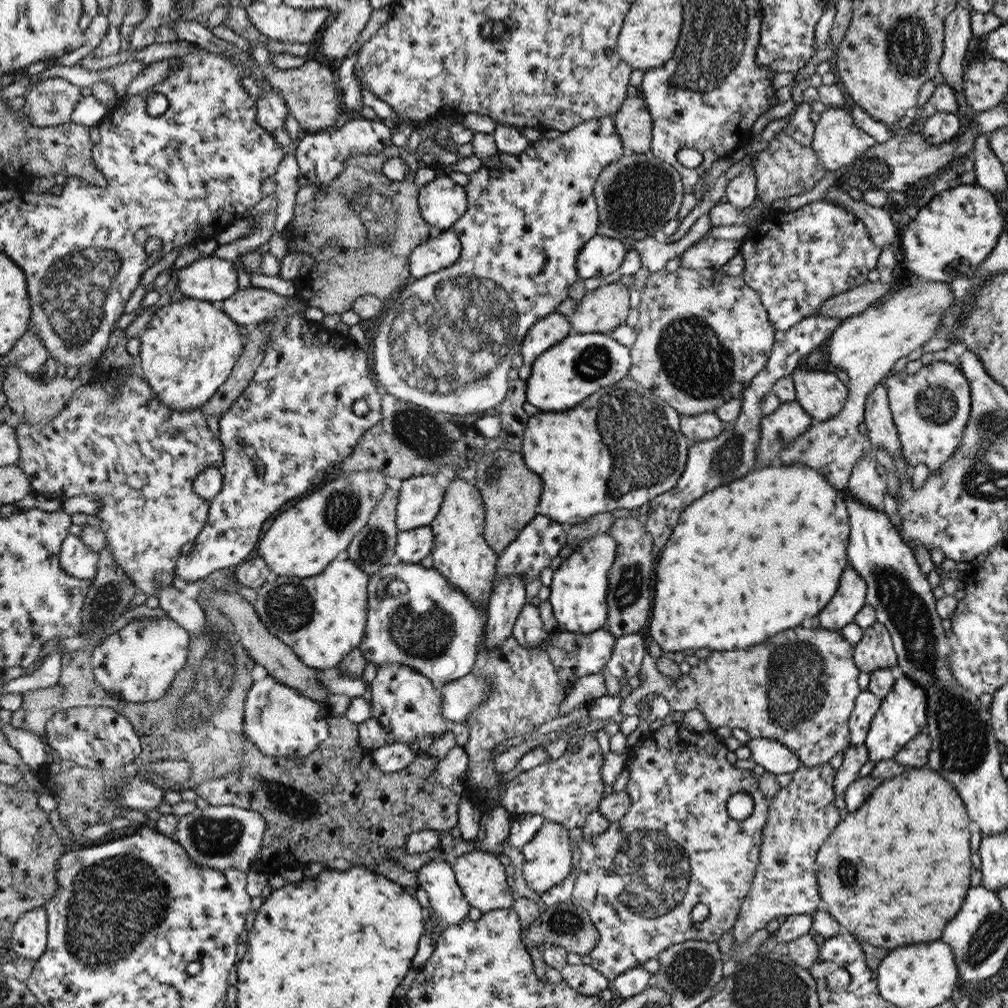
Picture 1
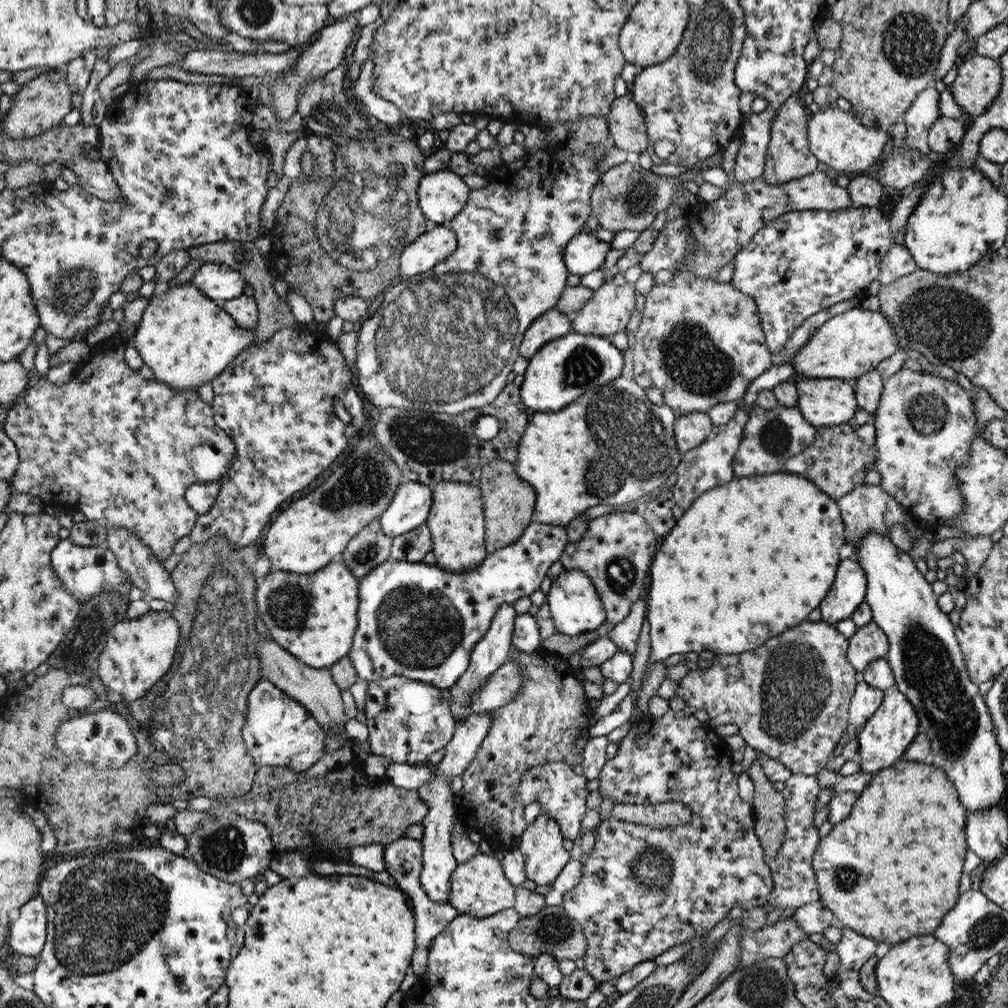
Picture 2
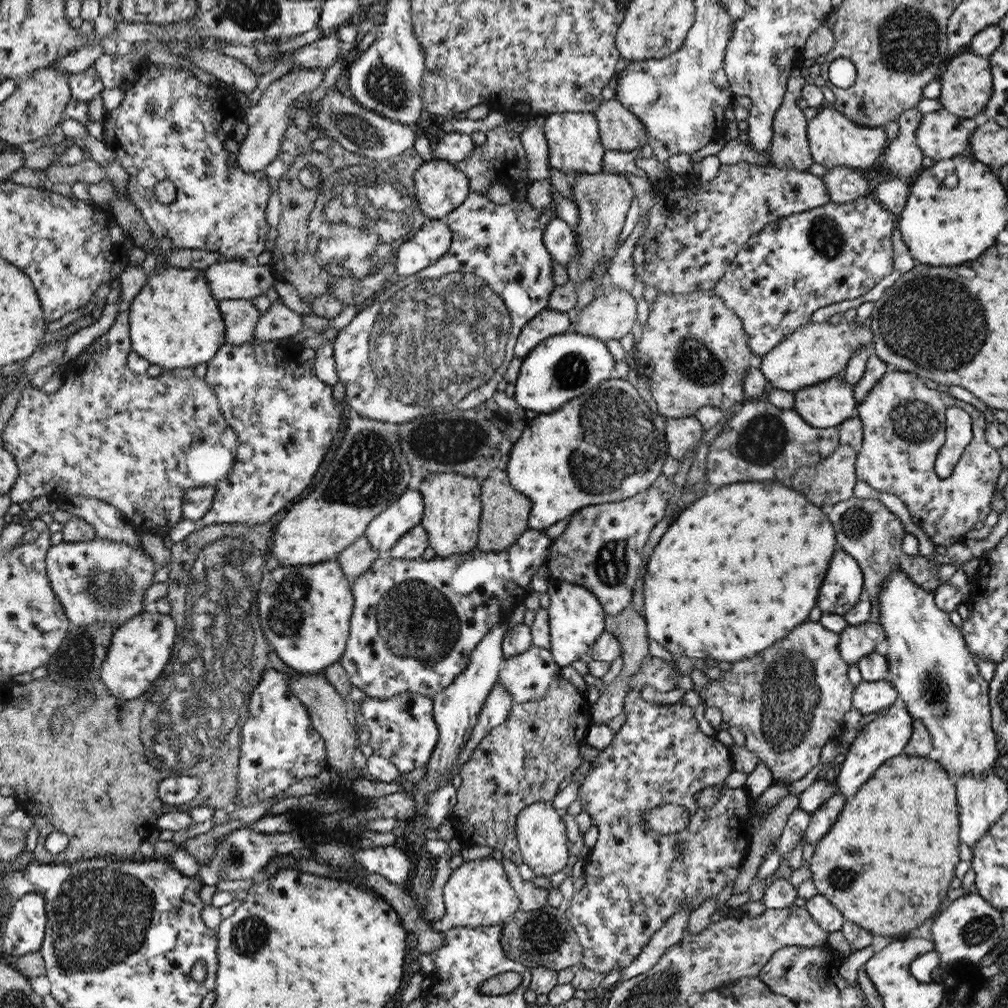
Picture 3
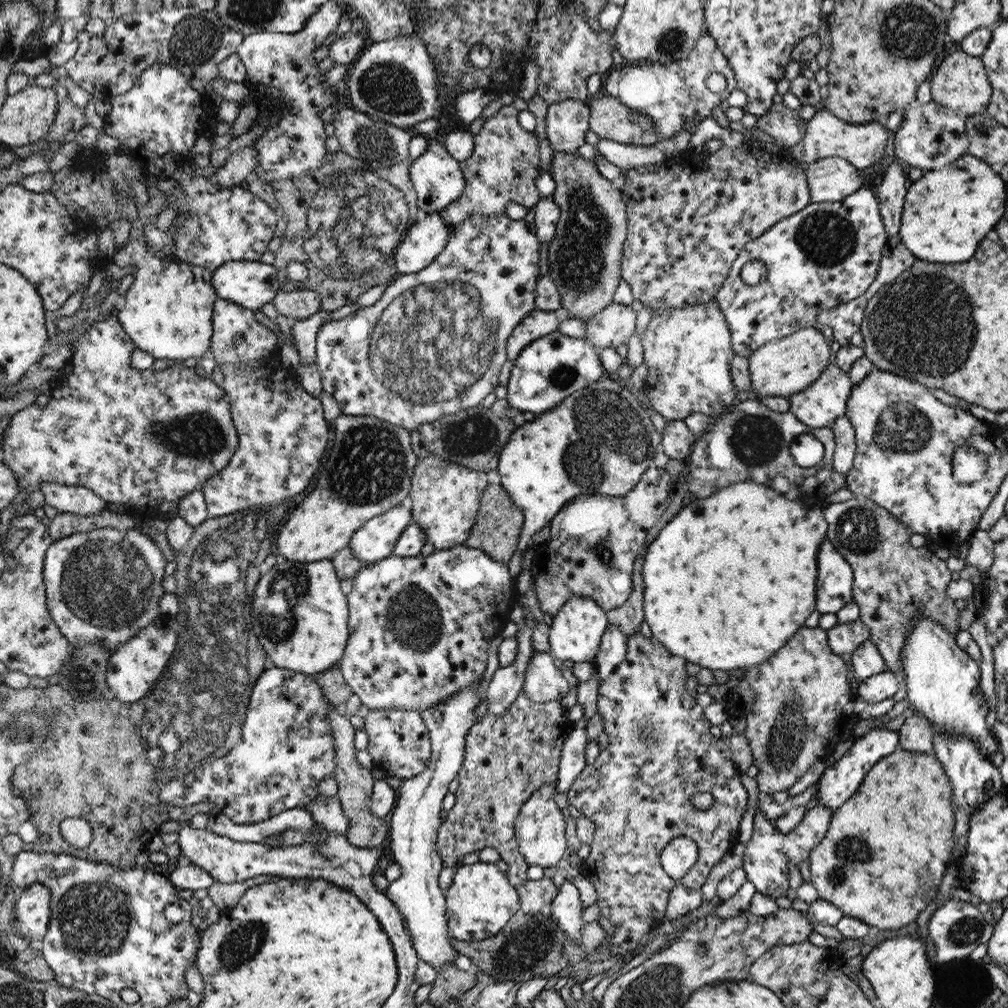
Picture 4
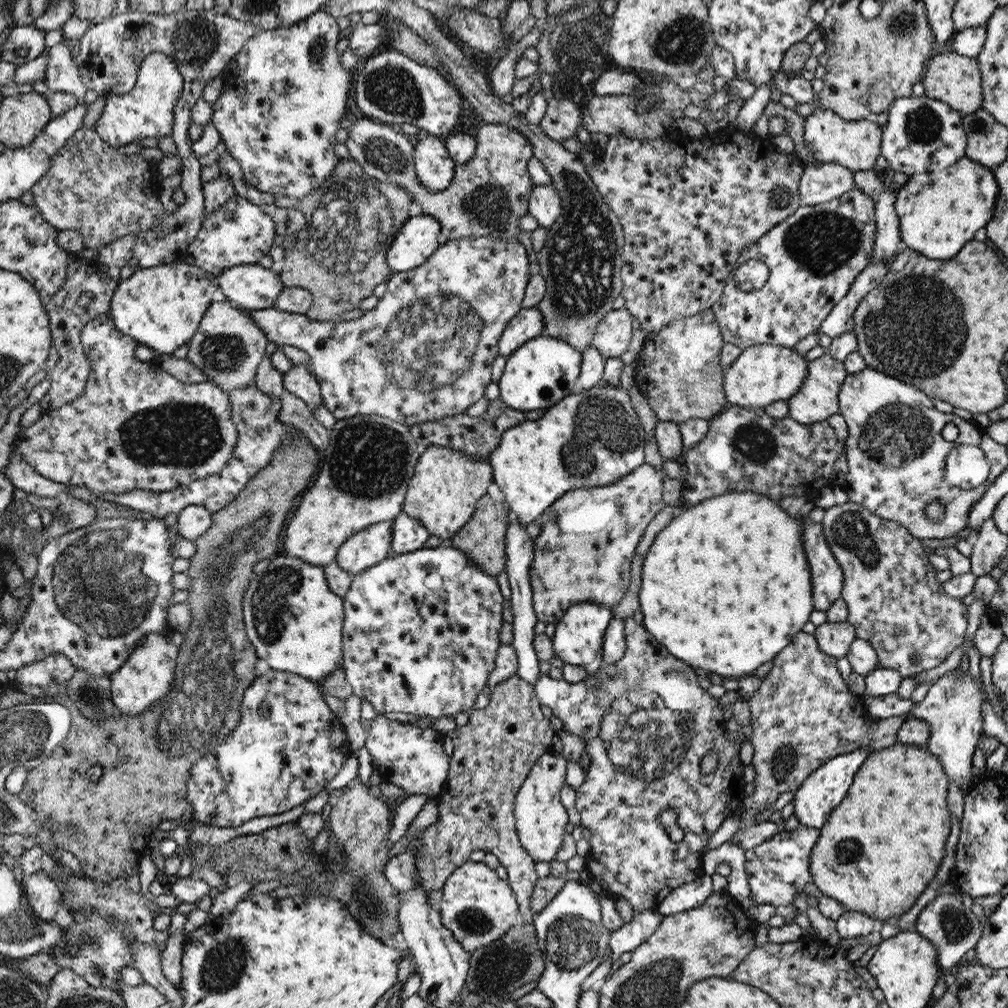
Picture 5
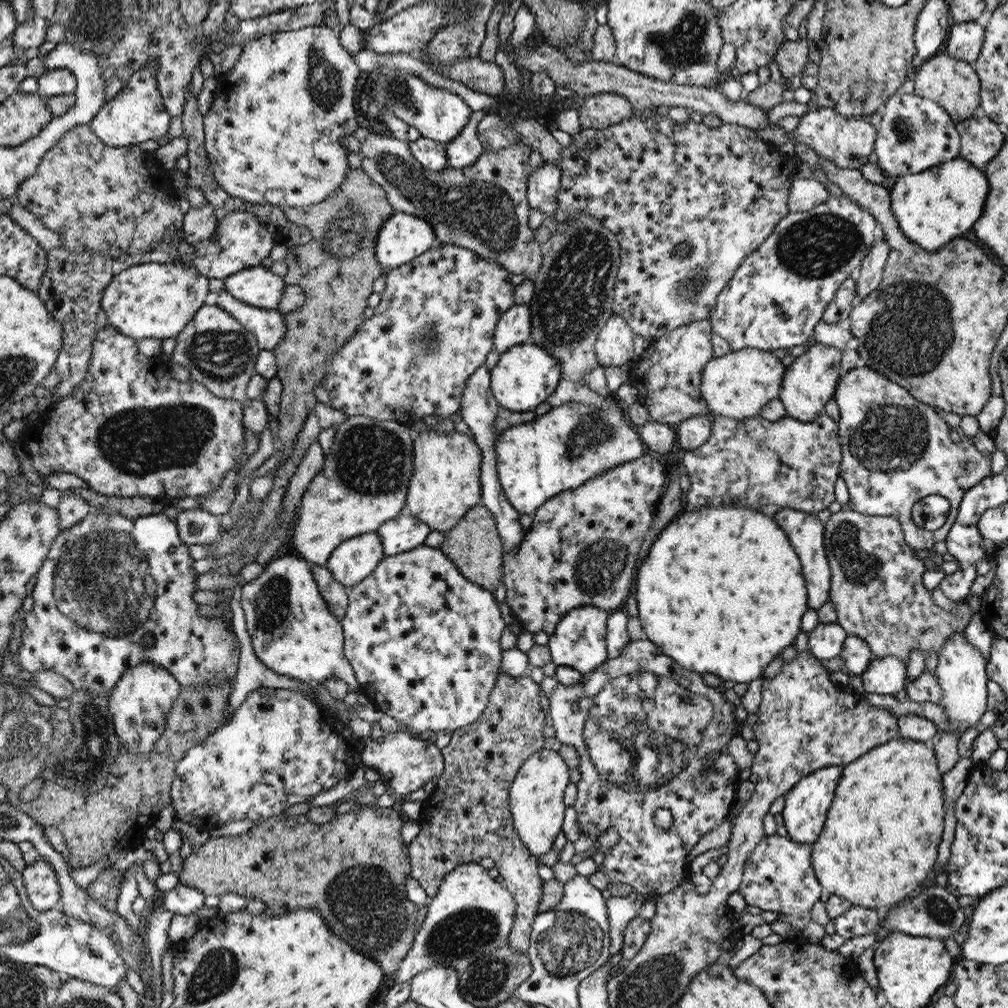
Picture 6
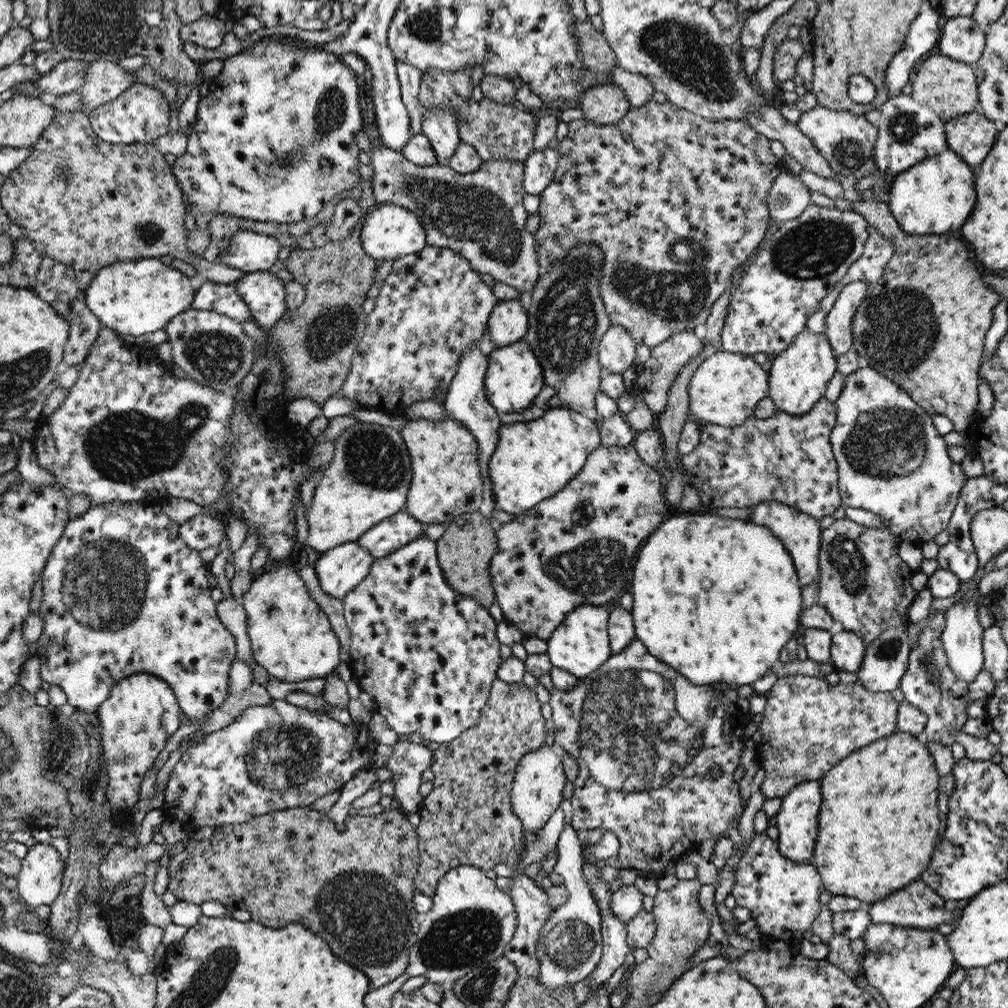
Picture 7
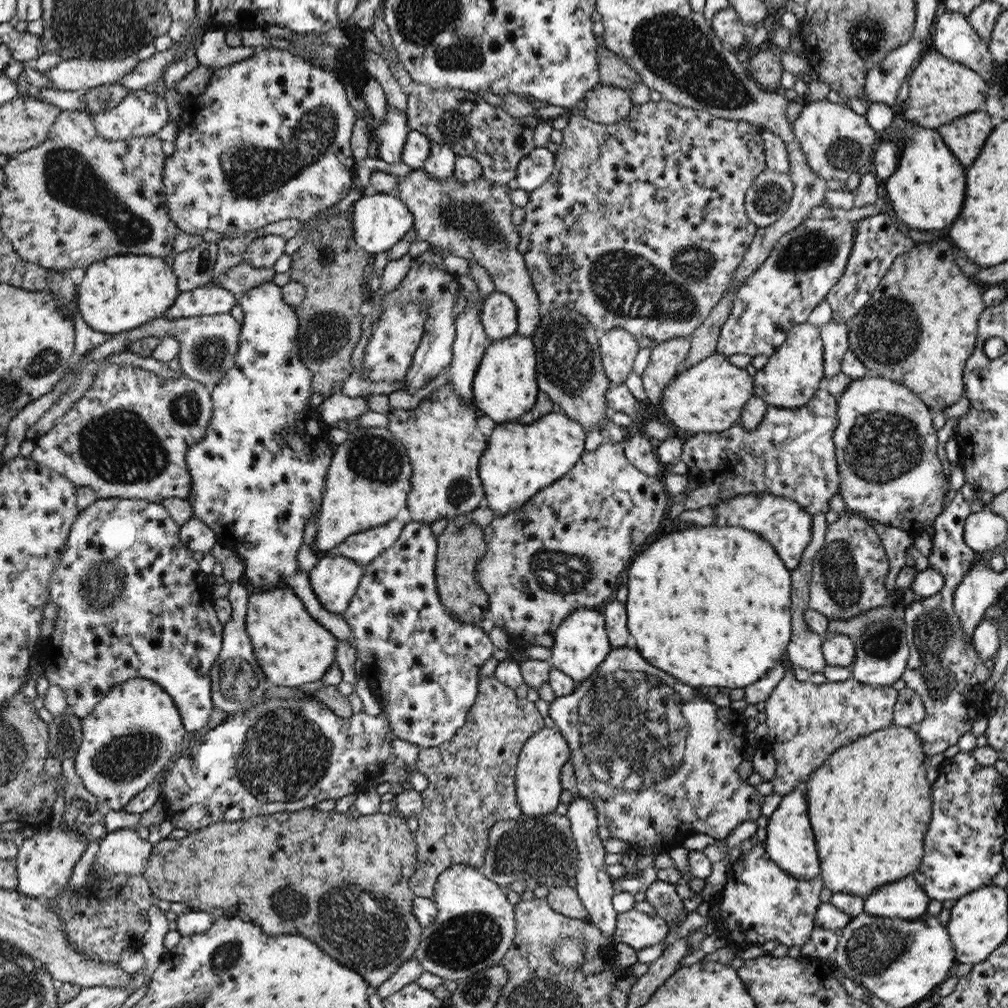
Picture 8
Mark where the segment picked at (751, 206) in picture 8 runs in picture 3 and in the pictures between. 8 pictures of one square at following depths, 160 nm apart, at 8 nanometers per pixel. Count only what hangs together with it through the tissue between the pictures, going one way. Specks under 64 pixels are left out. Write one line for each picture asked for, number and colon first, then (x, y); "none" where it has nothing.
3: (843, 184)
4: (829, 180)
5: (822, 183)
6: (805, 194)
7: (788, 197)

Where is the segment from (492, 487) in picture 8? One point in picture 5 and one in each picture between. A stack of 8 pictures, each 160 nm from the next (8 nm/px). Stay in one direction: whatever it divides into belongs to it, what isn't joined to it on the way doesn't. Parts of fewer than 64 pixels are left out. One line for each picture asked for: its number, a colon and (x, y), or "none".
5: (592, 438)
6: (571, 444)
7: (533, 460)

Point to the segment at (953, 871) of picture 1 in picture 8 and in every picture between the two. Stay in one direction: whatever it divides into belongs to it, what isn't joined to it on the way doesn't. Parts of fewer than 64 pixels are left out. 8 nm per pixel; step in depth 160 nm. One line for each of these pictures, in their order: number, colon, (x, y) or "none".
2: (869, 867)
3: (887, 862)
4: (902, 814)
5: (894, 821)
6: (883, 830)
7: (878, 824)
8: (881, 778)

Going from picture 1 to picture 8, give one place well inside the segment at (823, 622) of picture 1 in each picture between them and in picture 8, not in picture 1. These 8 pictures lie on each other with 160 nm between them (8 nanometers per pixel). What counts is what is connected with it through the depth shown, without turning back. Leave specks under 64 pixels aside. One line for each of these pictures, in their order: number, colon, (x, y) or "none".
2: (849, 589)
3: (844, 581)
4: (834, 588)
5: (826, 570)
6: (806, 531)
7: (801, 533)
8: (787, 525)

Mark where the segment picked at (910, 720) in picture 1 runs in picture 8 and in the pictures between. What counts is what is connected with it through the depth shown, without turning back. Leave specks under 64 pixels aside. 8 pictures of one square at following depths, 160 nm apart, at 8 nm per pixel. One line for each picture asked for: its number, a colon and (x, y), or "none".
2: (883, 740)
3: (882, 739)
4: (841, 780)
5: (823, 791)
6: (805, 811)
7: (797, 821)
8: (790, 841)

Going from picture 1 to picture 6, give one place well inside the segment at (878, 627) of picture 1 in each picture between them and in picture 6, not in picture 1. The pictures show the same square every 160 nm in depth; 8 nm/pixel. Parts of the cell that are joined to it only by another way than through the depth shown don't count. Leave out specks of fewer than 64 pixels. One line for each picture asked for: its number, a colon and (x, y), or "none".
2: (869, 643)
3: (858, 641)
4: (844, 638)
5: (835, 639)
6: (826, 641)

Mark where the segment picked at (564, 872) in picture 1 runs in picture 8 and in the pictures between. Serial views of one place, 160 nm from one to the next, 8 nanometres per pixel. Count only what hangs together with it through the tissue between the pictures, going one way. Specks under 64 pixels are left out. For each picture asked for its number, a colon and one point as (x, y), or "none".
2: (542, 845)
3: (541, 836)
4: (539, 828)
5: (540, 818)
6: (536, 798)
7: (537, 792)
8: (537, 778)

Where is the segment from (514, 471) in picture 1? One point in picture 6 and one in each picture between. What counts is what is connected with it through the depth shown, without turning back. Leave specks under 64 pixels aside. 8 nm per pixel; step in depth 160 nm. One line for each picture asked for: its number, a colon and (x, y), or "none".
2: (511, 503)
3: (505, 509)
4: (497, 528)
5: (482, 538)
6: (473, 544)

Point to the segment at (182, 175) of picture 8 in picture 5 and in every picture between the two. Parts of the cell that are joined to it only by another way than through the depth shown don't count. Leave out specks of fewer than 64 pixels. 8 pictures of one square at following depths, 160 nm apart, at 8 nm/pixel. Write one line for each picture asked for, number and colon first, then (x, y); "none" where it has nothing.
5: (278, 115)
6: (273, 135)
7: (274, 140)

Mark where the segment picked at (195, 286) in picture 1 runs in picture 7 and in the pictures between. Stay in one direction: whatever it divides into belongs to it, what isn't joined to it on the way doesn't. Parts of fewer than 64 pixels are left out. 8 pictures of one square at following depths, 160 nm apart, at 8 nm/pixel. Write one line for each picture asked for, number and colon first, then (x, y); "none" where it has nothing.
2: (220, 282)
3: (234, 280)
4: (252, 284)
5: (252, 286)
6: (258, 286)
7: (264, 293)

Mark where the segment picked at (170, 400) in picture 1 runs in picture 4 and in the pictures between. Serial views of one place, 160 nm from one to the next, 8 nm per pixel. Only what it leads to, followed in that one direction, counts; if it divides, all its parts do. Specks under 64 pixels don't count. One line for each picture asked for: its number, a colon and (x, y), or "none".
2: (186, 340)
3: (174, 322)
4: (168, 313)

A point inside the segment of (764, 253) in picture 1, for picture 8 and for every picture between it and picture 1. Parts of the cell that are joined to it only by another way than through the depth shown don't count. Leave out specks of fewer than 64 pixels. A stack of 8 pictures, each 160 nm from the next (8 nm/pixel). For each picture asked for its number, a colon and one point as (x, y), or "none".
2: (805, 261)
3: (793, 267)
4: (828, 254)
5: (814, 256)
6: (776, 298)
7: (802, 262)
8: (805, 263)

